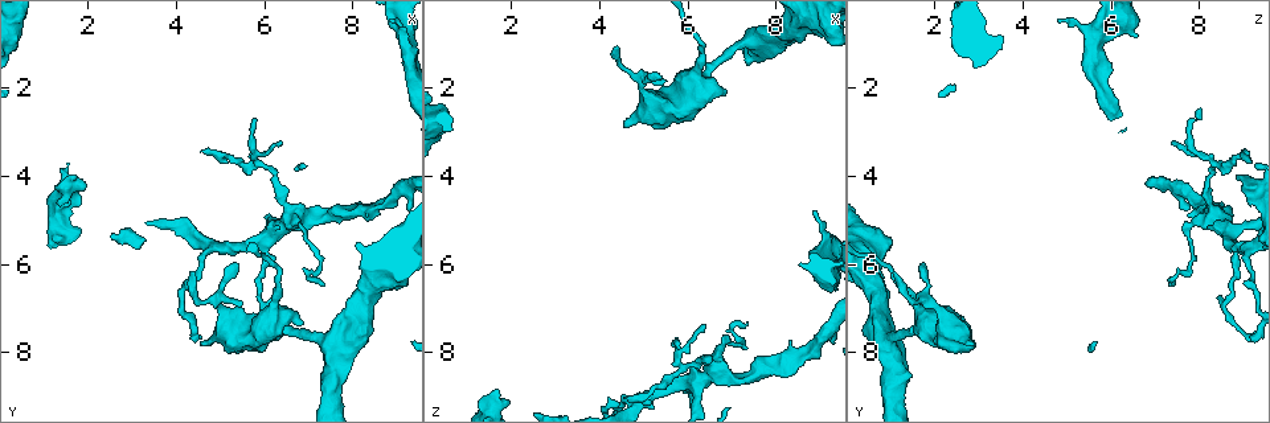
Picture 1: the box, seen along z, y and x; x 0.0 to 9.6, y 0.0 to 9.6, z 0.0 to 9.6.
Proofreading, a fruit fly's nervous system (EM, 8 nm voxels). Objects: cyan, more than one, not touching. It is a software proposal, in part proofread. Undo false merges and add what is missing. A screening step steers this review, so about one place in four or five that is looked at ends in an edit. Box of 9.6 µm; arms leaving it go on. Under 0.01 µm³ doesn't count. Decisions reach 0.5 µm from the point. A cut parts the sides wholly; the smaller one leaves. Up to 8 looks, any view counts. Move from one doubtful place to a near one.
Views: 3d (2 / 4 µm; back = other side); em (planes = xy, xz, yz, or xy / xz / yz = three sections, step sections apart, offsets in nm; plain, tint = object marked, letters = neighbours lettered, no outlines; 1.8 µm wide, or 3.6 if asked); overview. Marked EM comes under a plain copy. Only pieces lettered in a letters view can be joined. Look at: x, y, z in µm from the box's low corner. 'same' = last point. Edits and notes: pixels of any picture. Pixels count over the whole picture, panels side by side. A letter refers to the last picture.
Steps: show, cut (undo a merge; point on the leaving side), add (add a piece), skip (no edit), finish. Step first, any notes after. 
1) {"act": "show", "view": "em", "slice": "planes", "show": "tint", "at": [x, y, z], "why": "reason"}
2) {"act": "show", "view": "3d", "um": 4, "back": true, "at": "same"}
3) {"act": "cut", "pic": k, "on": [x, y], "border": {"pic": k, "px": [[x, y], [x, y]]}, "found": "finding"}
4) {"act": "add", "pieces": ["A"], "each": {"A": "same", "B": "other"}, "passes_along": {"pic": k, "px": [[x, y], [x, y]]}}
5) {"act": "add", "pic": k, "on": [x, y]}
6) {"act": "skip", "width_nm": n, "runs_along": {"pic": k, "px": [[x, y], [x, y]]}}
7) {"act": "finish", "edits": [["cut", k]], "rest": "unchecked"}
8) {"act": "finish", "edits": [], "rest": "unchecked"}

{"act": "show", "view": "em", "slice": "xz", "step": 4, "show": "letters", "at": [4.60, 7.80, 2.75]}

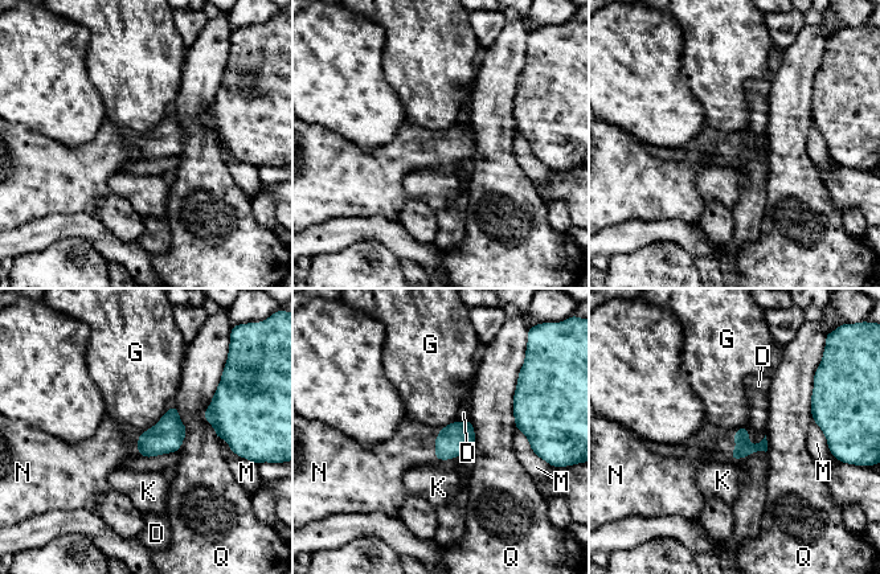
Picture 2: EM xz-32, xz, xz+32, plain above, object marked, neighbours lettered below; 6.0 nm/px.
{"act": "show", "view": "em", "slice": "planes", "show": "letters", "at": "same", "why": "cut it another way"}

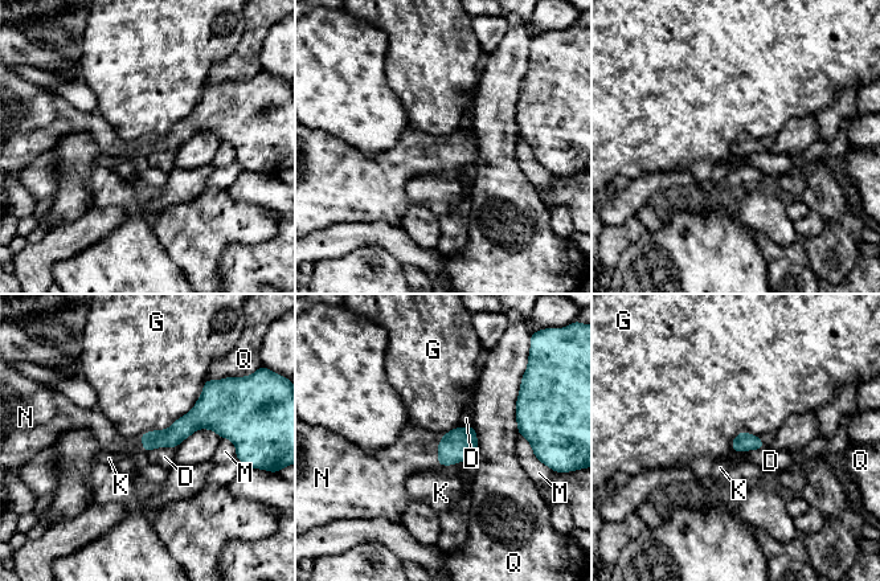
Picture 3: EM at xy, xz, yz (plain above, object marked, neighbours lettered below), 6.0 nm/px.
{"act": "add", "pieces": ["N"], "each": {"D": "other", "G": "other", "K": "other", "M": "other", "N": "same", "Q": "other"}, "passes_along": {"pic": 3, "px": [[458, 445], [438, 450], [409, 453]]}, "found": "the cell continues"}

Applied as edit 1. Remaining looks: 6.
{"act": "show", "view": "overview", "why": "redraw"}

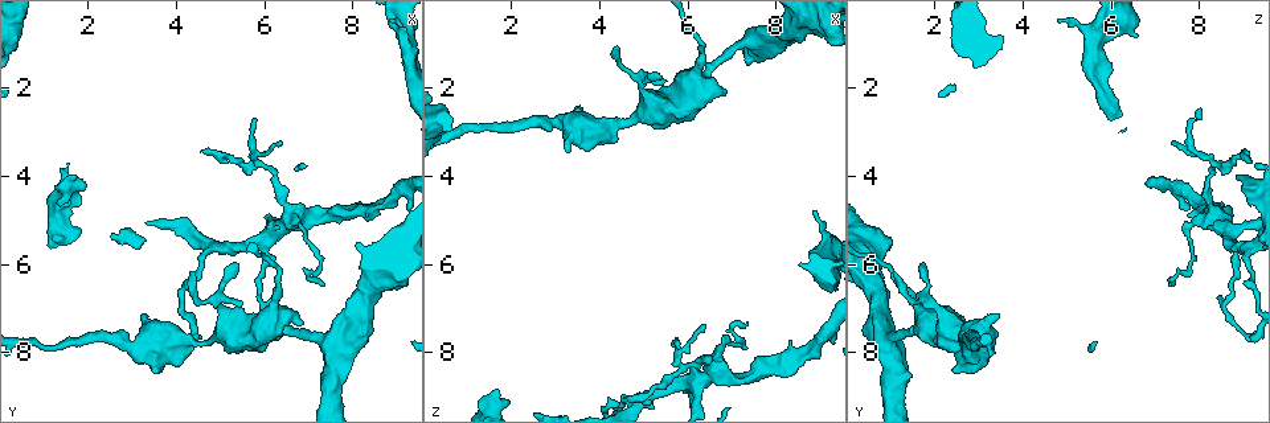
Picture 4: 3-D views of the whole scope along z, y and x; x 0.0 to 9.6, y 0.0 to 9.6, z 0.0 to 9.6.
{"act": "show", "view": "em", "um": 3.6, "slice": "yz", "step": 16, "show": "tint", "at": [5.95, 5.50, 8.70], "why": "looks like a crossing"}

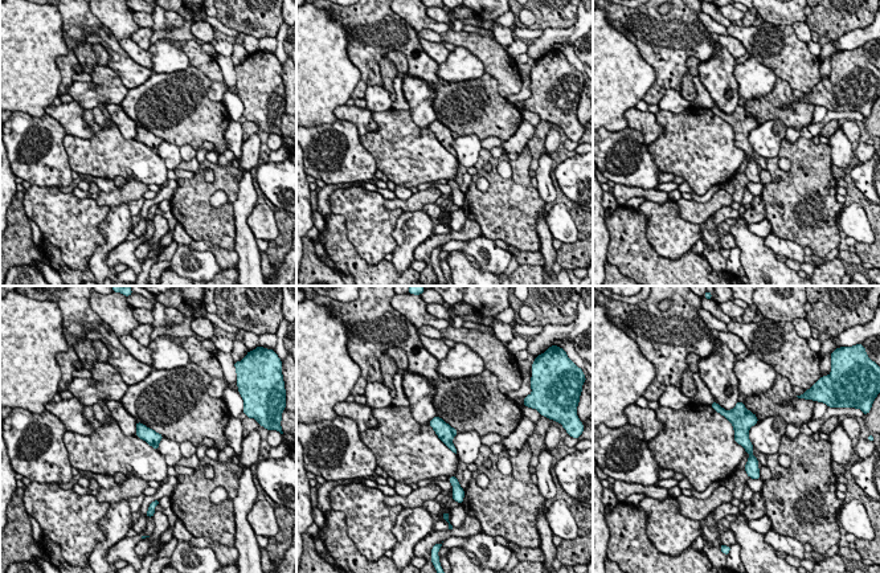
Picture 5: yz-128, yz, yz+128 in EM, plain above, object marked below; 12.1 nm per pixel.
{"act": "show", "view": "em", "um": 3.6, "slice": "planes", "show": "letters", "at": "same"}

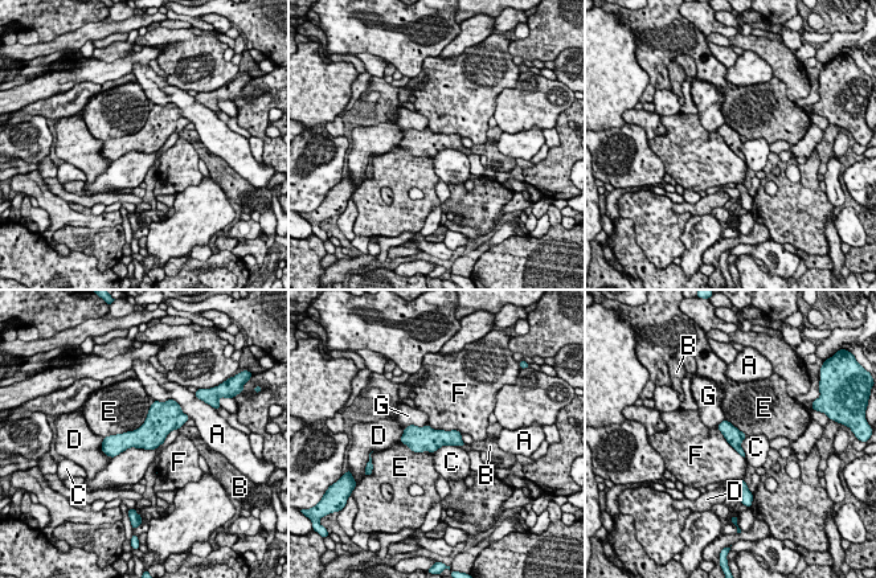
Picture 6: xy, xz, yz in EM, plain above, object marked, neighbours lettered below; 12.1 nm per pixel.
{"act": "skip", "width_nm": 200, "each": {"A": "other", "B": "other", "C": "other", "D": "other", "E": "other", "F": "other", "G": "other"}, "border": {"pic": 6, "px": [[159, 445], [127, 447], [111, 458]]}, "found": "one cell here"}

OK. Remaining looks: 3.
{"act": "show", "view": "em", "slice": "xy", "step": 16, "show": "tint", "at": [5.90, 3.70, 8.30], "why": "arms part here"}

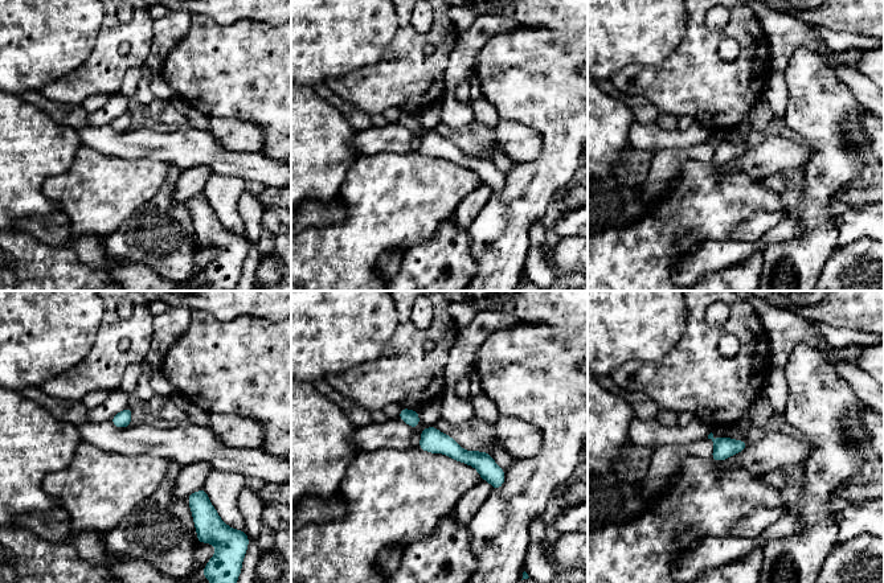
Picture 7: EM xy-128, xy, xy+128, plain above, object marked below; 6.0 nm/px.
{"act": "show", "view": "em", "slice": "planes", "show": "letters", "at": "same", "why": "another direction"}

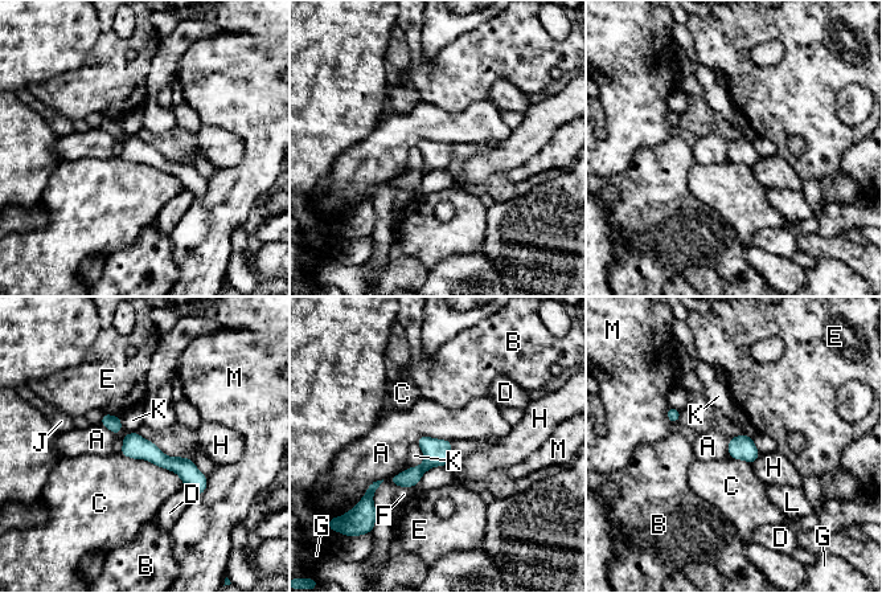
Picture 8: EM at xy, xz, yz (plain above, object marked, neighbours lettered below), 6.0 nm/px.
{"act": "skip", "each": {"A": "other", "B": "other", "C": "other", "D": "other", "E": "other", "F": "other", "G": "other", "H": "other", "J": "other", "K": "other", "L": "other", "M": "other"}, "runs_along": {"pic": 8, "px": [[126, 440], [179, 465], [201, 489]]}, "found": "all the same cell"}

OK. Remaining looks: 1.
{"act": "finish", "edits": [["add", 3]], "rest": "unchecked"}

